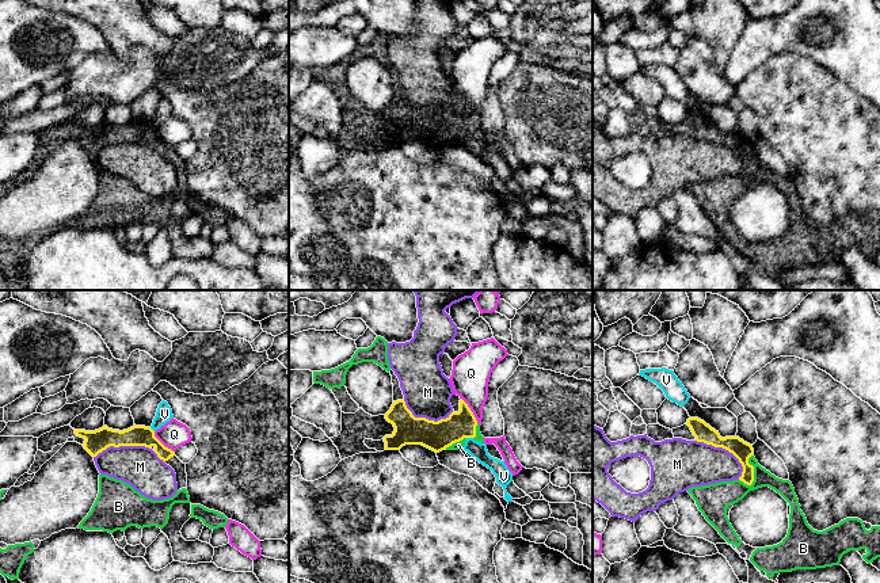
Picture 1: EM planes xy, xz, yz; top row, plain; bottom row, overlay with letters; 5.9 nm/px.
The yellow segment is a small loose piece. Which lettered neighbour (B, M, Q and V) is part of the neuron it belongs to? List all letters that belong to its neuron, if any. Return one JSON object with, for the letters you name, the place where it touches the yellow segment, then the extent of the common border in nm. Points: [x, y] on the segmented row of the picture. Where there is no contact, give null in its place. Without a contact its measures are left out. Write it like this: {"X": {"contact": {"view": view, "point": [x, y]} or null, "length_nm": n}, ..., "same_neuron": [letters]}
{"B": {"contact": {"view": "yz", "point": [753, 471]}, "length_nm": 190}, "same_neuron": ["B"]}

